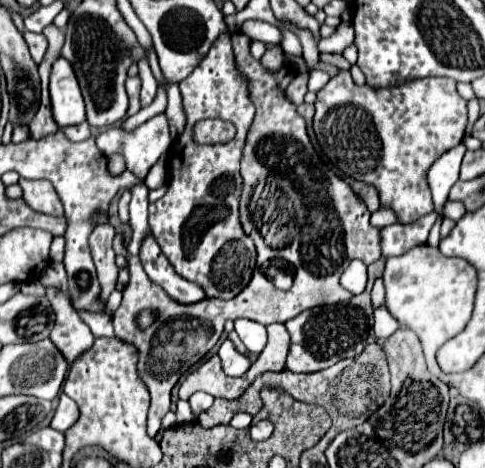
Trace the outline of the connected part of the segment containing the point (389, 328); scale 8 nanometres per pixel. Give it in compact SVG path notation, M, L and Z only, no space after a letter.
M386 308L374 310L374 332L378 338L388 338L398 328L400 328L400 324L390 316L390 312Z

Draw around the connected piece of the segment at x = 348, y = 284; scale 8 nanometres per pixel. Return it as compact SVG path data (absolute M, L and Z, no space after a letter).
M352 260L348 264L348 268L344 270L342 274L342 286L346 290L350 290L352 294L360 294L364 292L366 284L368 284L368 270L366 270L366 264L362 260Z

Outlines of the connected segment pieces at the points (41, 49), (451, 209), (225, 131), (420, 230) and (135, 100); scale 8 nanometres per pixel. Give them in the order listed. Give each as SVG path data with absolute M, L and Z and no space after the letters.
M24 32L24 38L26 38L26 44L30 48L32 60L36 64L40 64L44 54L46 54L46 50L48 50L48 40L44 38L44 34L34 34L34 32Z
M446 202L446 210L442 210L442 217L452 218L454 222L458 222L464 214L466 214L466 208L462 202Z
M220 119L201 120L194 126L194 140L198 144L217 144L232 140L236 128L231 122Z
M430 212L410 224L392 224L382 230L382 254L402 256L408 250L426 244L430 228L436 221L436 214Z
M138 76L126 80L126 90L128 90L128 96L130 96L128 114L136 114L142 108L140 106L140 80L138 80Z

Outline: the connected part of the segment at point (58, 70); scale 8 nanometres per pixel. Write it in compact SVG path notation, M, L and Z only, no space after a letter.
M62 56L52 64L50 102L52 102L52 118L60 128L76 126L86 120L78 80L72 72L72 64Z

